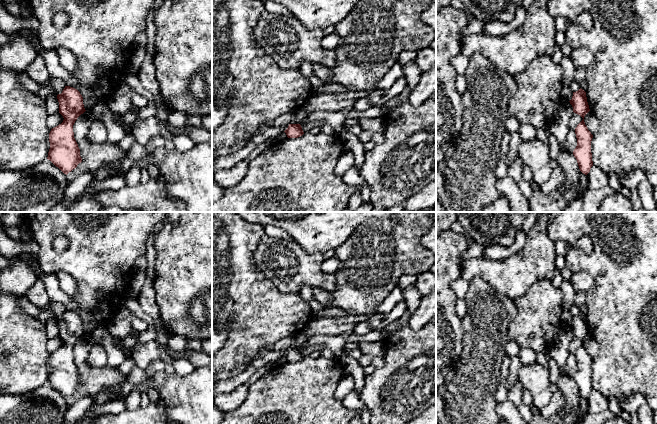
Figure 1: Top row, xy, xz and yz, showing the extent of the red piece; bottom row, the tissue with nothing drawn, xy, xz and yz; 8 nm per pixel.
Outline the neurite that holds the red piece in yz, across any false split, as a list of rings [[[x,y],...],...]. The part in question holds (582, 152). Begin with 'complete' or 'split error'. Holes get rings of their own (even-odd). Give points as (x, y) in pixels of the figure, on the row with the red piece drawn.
complete | [[[581,88],[578,91],[573,92],[572,99],[569,102],[573,107],[573,112],[583,118],[575,128],[577,146],[573,151],[573,155],[577,160],[580,171],[587,175],[593,166],[591,153],[591,141],[593,135],[584,122],[585,115],[590,111],[586,92]]]

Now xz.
complete | [[[289,124],[284,132],[288,138],[298,138],[304,134],[300,124]]]

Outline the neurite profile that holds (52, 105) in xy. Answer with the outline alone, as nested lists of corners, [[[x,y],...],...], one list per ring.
[[[57,94],[49,95],[45,98],[46,109],[48,114],[57,114],[59,113],[59,102],[57,99]]]

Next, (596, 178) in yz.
[[[593,165],[587,174],[589,189],[600,189],[609,185],[608,175],[597,166]]]

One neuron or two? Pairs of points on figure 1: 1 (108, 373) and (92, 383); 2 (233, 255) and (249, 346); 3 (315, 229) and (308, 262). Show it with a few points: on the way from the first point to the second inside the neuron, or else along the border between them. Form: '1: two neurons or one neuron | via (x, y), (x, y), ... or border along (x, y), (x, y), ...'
1: one neuron | via (104, 377), (96, 379)
2: one neuron | via (235, 278), (235, 290), (249, 304), (249, 323)
3: two neurons | border along (295, 241), (309, 253), (323, 253)

